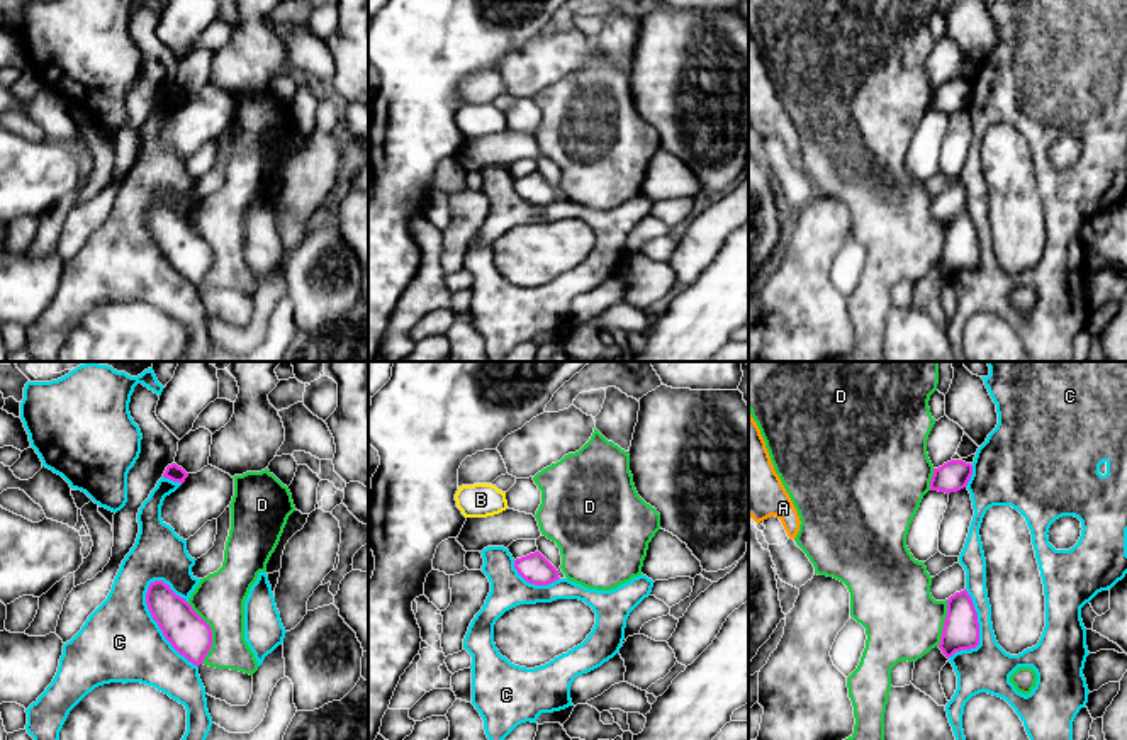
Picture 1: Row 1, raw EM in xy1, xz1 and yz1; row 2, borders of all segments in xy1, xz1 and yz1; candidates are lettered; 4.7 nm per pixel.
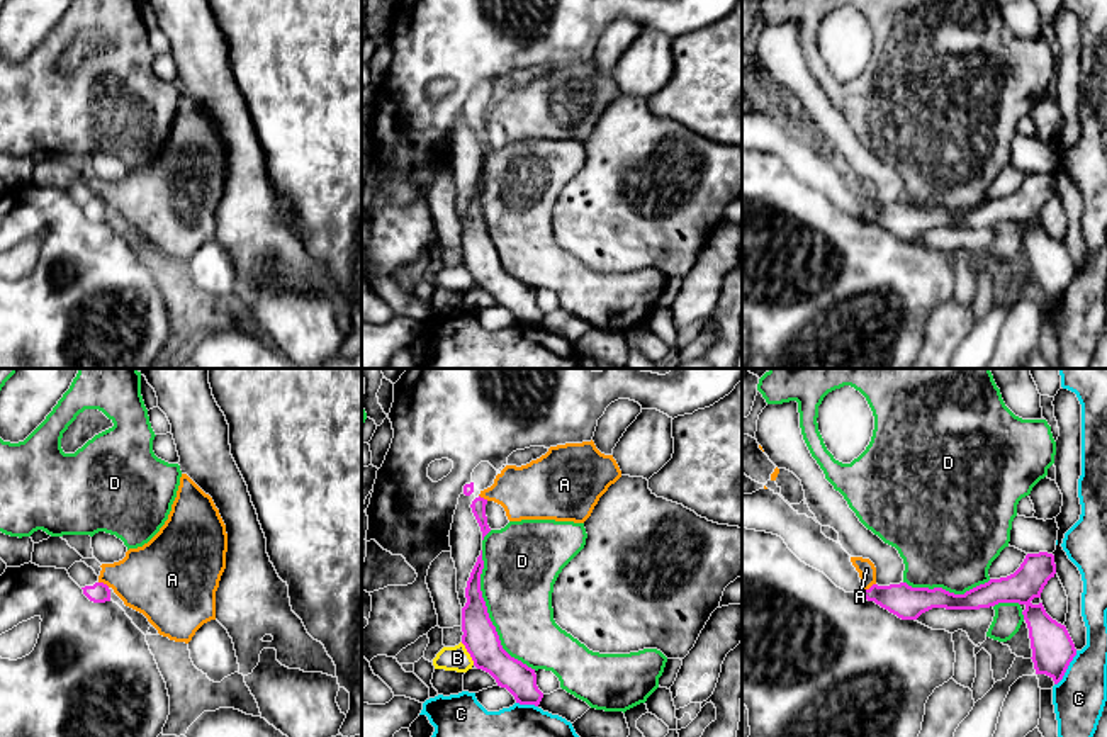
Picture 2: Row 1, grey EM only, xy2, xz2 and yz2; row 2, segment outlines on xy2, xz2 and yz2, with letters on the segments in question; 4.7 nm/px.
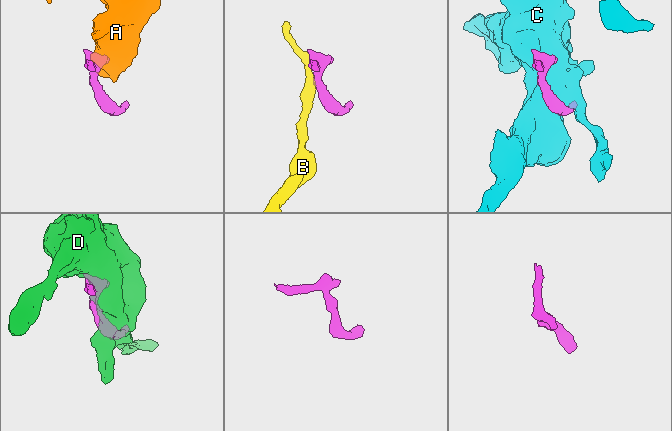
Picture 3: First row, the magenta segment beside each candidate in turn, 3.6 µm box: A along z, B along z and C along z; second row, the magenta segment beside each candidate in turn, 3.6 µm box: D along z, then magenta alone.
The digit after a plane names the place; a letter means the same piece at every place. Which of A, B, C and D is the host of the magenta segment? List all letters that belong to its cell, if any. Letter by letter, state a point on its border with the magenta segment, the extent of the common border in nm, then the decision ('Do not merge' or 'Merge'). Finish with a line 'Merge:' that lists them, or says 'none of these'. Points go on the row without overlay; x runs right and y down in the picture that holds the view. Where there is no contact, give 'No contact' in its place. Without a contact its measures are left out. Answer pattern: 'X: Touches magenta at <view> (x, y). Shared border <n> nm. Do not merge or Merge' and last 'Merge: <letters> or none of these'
A: Touches magenta at yz2 (871, 206). Shared border 70 nm. Do not merge
B: Touches magenta at xz2 (469, 272). Shared border 130 nm. Do not merge
C: Touches magenta at xy1 (158, 245). Shared border 460 nm. Do not merge
D: Touches magenta at xz2 (488, 235). Shared border 600 nm. Do not merge
Merge: none of these

